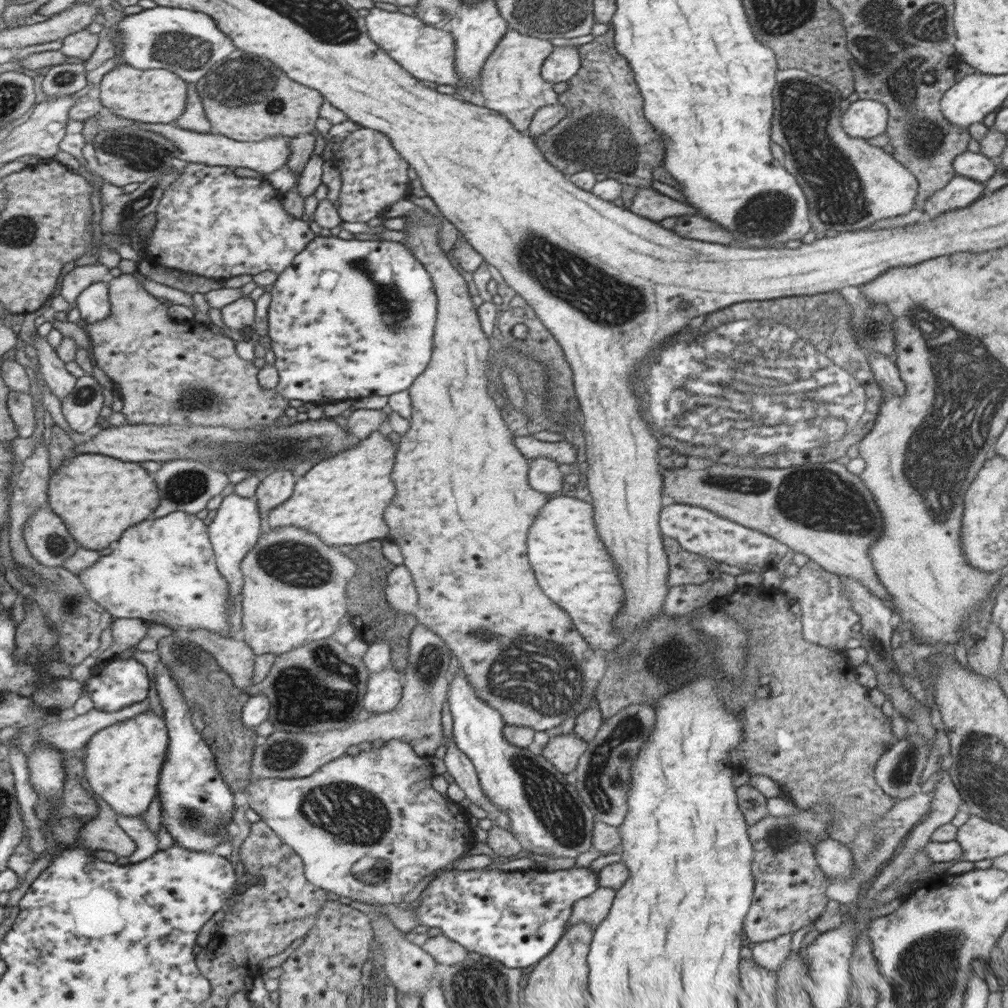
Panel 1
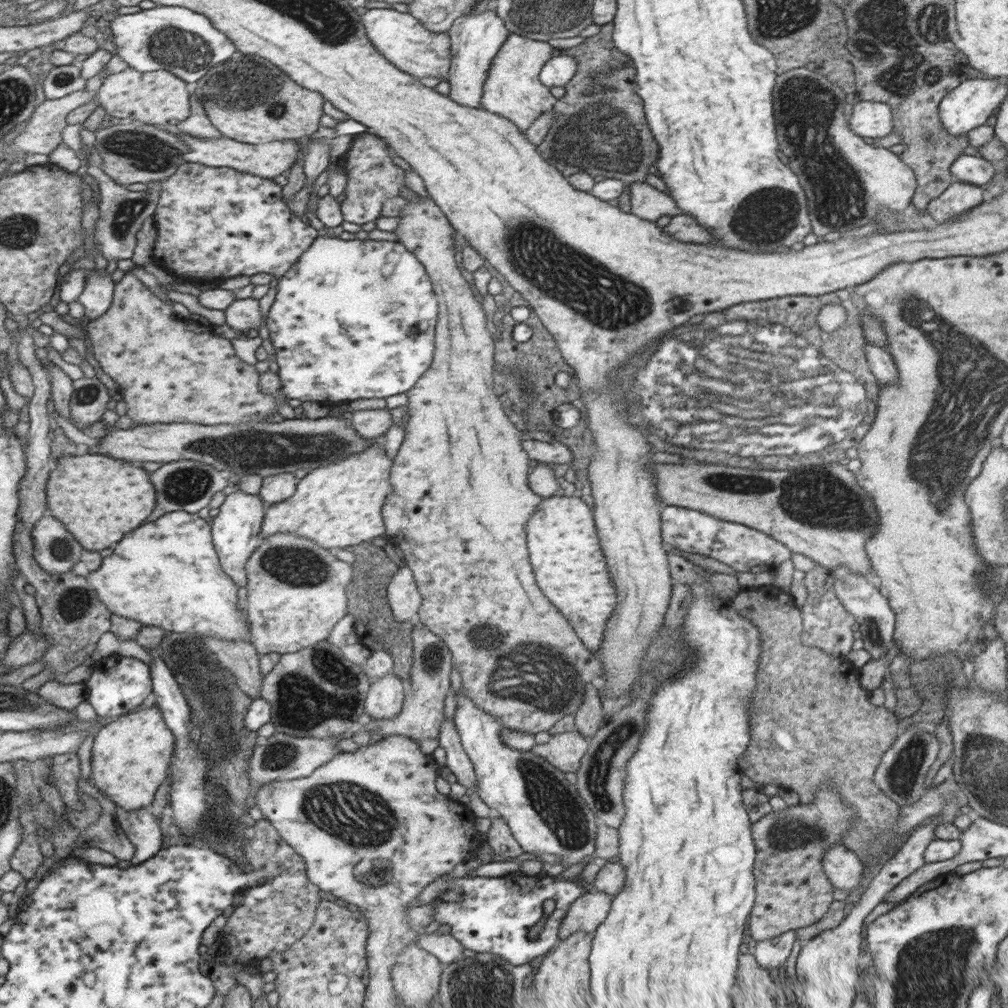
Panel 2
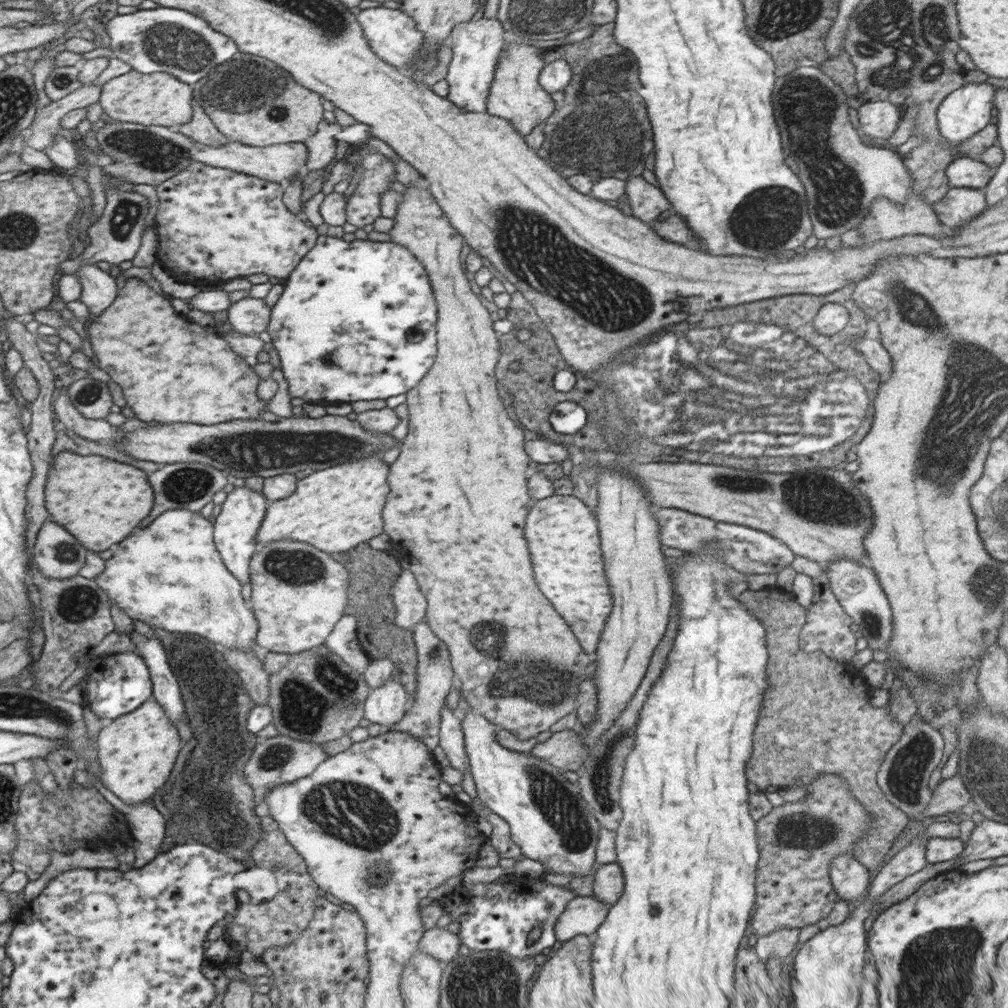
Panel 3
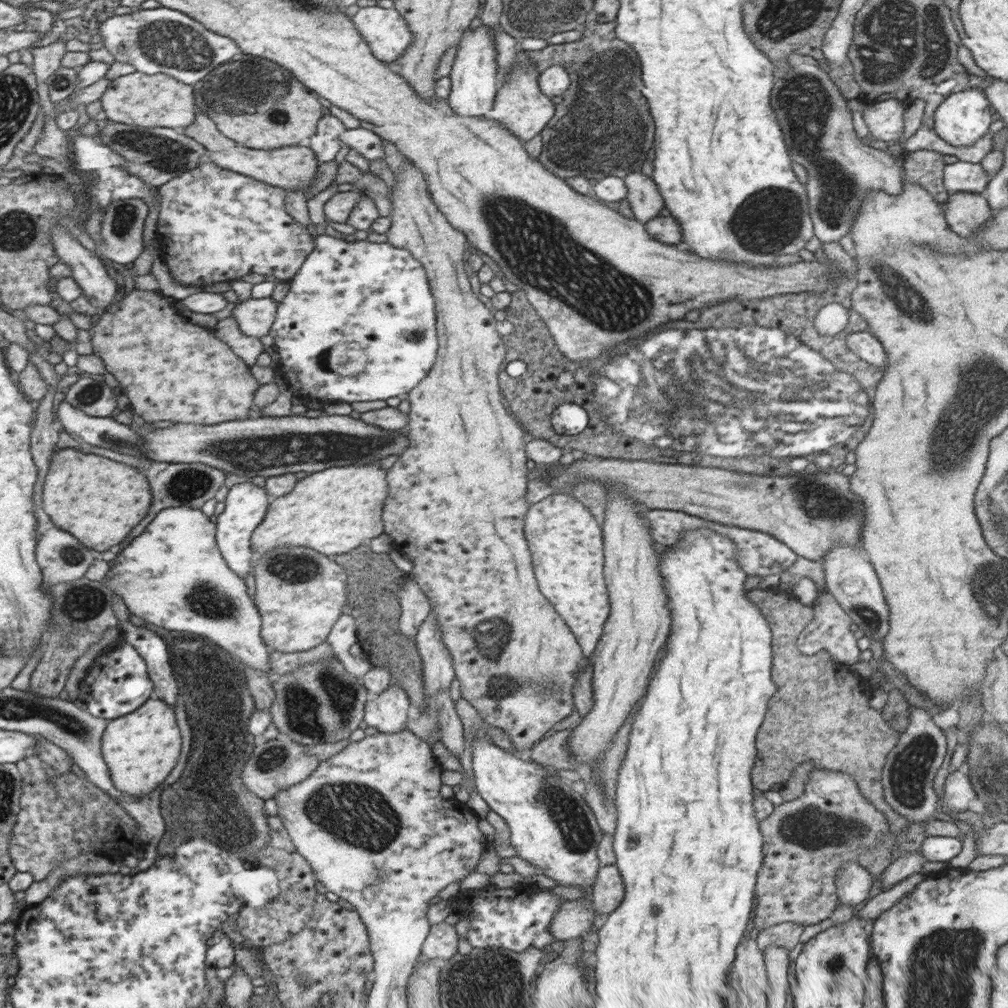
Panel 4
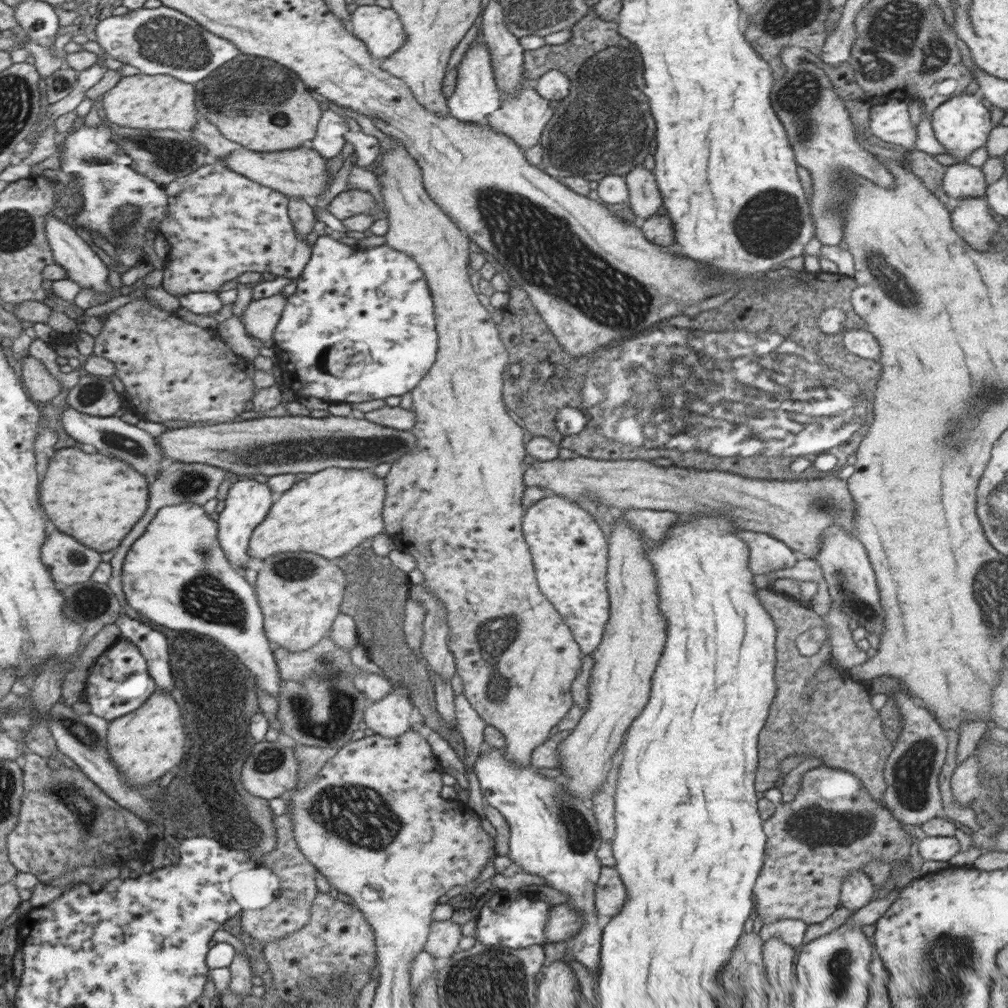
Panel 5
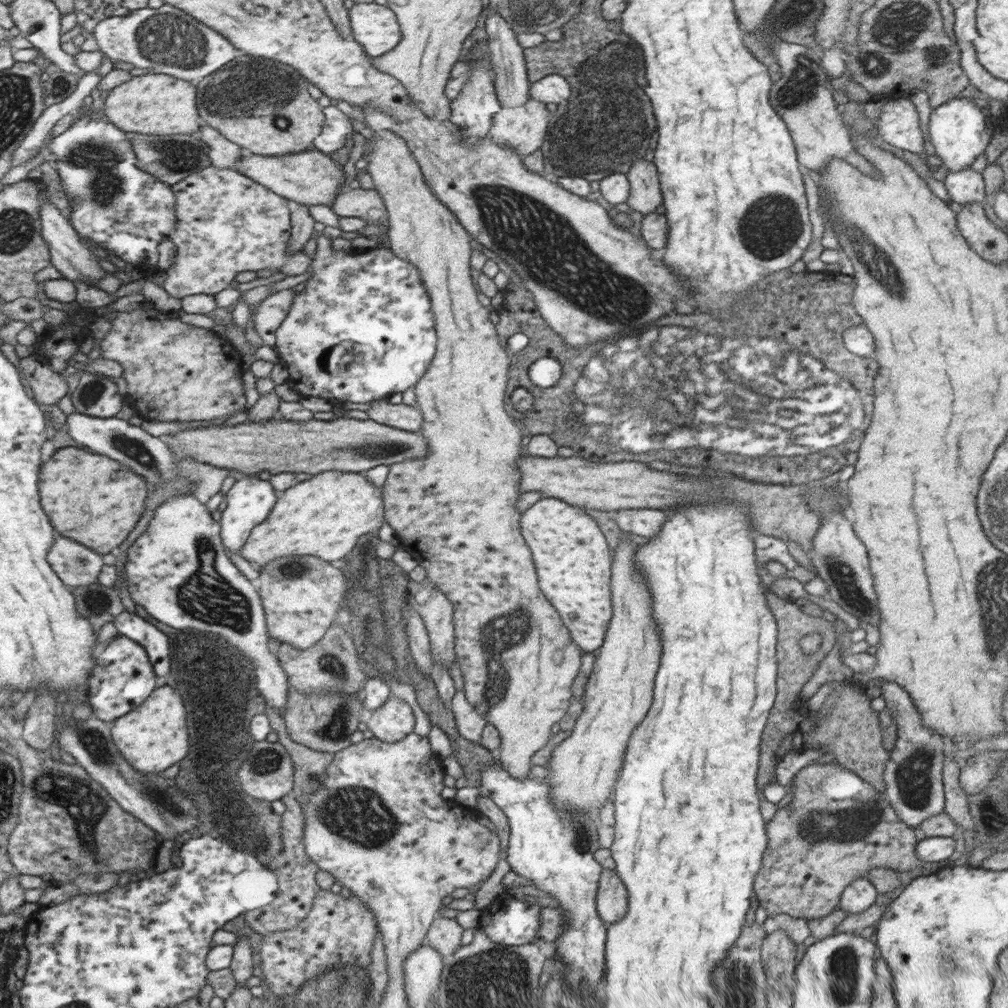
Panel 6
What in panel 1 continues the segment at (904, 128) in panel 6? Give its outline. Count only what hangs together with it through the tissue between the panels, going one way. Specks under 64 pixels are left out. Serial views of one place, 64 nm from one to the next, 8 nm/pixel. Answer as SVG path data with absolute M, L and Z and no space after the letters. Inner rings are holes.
M858 99L843 113L840 128L850 137L874 138L886 133L889 110L876 99Z

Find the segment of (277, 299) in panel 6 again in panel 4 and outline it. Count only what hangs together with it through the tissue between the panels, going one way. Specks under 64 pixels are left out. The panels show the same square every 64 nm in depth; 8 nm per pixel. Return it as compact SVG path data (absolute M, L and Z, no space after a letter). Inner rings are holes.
M272 297L250 298L240 305L235 305L232 316L246 336L261 339L270 333L274 325L279 303Z

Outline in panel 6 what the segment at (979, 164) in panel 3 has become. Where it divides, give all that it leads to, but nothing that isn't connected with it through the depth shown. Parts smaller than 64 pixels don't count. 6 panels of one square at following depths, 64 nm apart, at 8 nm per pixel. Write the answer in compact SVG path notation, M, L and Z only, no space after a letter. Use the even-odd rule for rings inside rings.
M971 167L958 172L946 172L943 180L952 201L960 204L987 200L985 182L980 172Z

